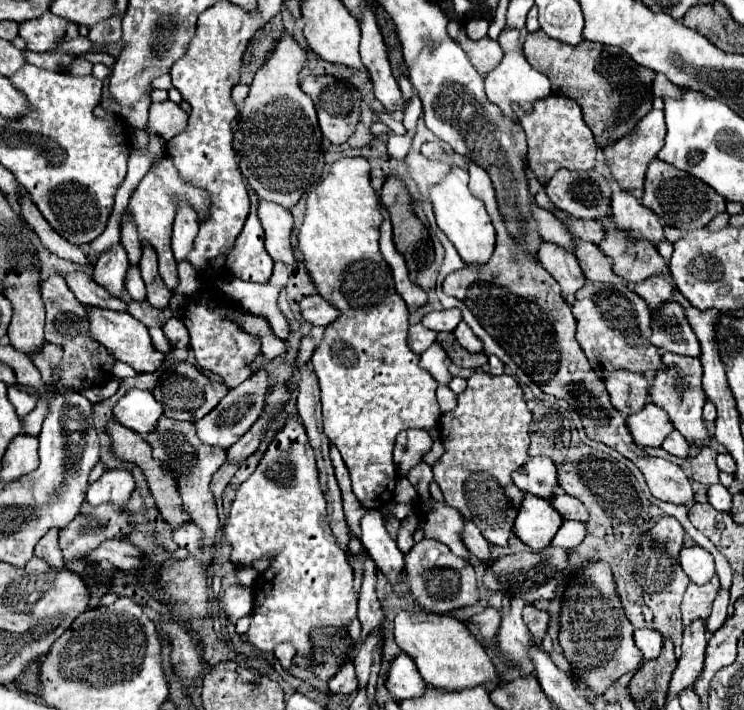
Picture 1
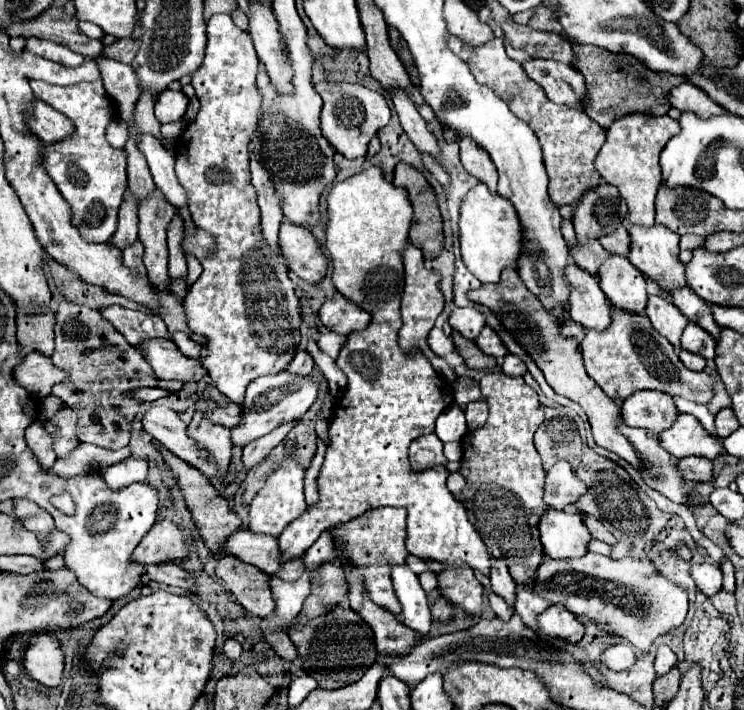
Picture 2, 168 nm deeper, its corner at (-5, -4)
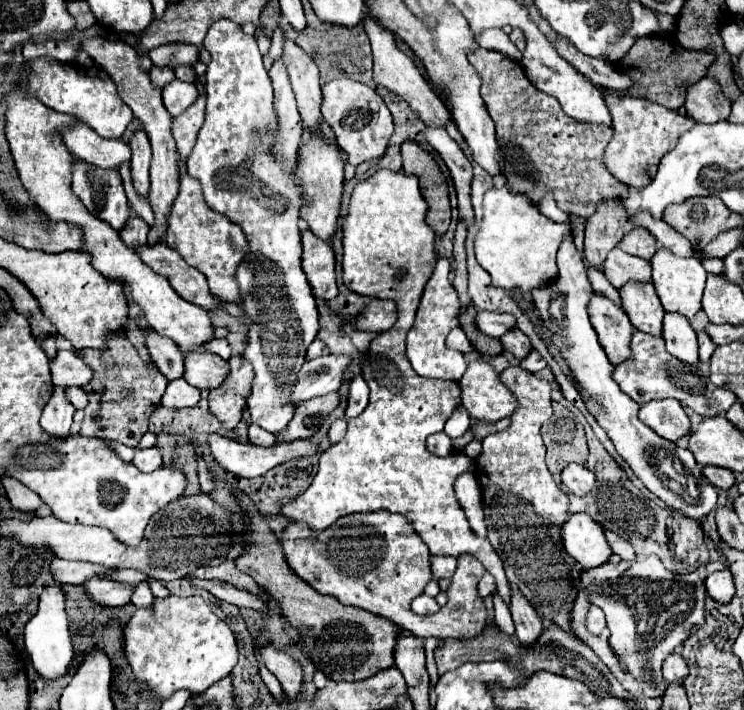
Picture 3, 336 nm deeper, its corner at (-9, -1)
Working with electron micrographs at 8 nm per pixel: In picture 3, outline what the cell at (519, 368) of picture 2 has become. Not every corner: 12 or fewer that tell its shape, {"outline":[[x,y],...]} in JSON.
{"outline":[[531,351],[521,367],[535,373],[547,367],[539,351]]}

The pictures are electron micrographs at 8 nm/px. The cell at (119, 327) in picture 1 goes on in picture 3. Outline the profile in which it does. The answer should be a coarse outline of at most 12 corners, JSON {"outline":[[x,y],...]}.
{"outline":[[209,351],[185,355],[183,379],[217,389],[229,365]]}

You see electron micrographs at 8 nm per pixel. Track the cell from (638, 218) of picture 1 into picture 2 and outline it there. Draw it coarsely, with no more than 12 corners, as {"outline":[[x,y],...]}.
{"outline":[[625,220],[629,260],[663,292],[687,286],[679,234]]}

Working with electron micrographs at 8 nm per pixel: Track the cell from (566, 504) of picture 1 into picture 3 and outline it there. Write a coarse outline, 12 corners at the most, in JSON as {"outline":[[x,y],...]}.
{"outline":[[605,531],[613,553],[623,561],[633,561],[635,551],[629,541]]}

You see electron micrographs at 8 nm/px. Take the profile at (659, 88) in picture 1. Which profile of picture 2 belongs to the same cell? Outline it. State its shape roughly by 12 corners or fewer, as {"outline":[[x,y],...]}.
{"outline":[[683,82],[669,92],[681,112],[701,118],[725,114],[703,90]]}

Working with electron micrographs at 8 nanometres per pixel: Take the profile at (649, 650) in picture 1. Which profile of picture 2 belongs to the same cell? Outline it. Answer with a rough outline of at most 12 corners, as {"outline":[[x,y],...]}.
{"outline":[[665,644],[655,650],[655,672],[663,676],[677,664],[677,656]]}

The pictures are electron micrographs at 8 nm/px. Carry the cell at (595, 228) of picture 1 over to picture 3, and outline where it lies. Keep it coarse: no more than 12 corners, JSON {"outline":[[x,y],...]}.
{"outline":[[635,227],[619,249],[651,259],[657,241],[647,229]]}

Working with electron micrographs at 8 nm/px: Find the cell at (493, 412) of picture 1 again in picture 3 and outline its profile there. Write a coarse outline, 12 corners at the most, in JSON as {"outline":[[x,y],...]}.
{"outline":[[501,379],[521,405],[483,439],[487,537],[547,625],[573,635],[583,567],[545,467],[551,383]]}

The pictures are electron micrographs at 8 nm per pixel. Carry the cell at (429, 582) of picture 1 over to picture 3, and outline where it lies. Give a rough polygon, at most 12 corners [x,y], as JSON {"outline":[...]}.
{"outline":[[485,573],[479,581],[479,595],[495,593],[495,579]]}

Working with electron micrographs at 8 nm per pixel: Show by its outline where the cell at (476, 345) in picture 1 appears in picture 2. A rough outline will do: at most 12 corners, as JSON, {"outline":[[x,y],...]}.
{"outline":[[489,326],[475,338],[481,352],[503,358],[505,346]]}

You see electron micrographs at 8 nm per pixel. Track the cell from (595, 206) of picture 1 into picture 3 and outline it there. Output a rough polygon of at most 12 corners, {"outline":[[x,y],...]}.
{"outline":[[621,201],[597,207],[585,225],[585,259],[601,269],[625,235]]}

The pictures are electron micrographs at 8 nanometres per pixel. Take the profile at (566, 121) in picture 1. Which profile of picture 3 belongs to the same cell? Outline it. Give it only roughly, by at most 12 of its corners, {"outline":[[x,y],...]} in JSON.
{"outline":[[477,49],[511,193],[583,219],[627,185],[607,125],[567,117],[523,67]]}

